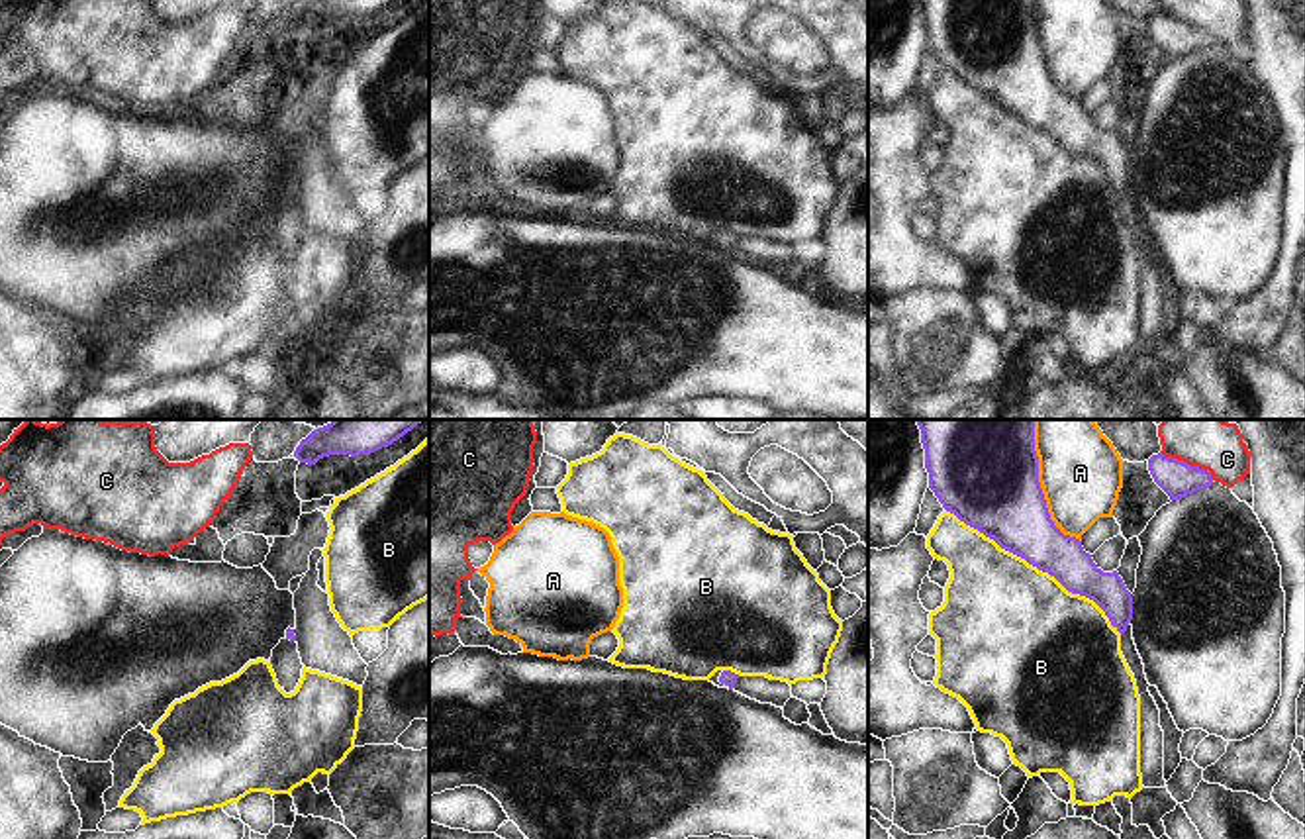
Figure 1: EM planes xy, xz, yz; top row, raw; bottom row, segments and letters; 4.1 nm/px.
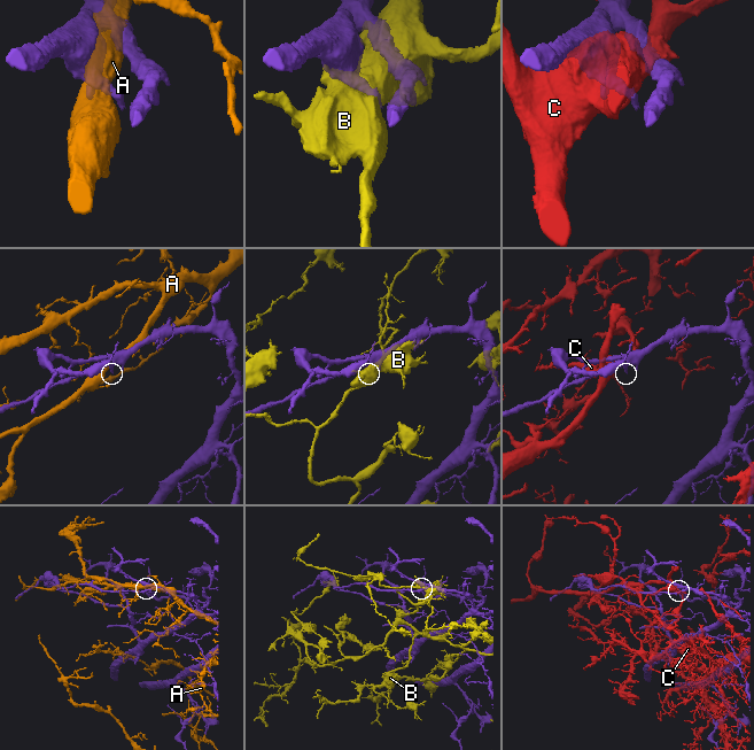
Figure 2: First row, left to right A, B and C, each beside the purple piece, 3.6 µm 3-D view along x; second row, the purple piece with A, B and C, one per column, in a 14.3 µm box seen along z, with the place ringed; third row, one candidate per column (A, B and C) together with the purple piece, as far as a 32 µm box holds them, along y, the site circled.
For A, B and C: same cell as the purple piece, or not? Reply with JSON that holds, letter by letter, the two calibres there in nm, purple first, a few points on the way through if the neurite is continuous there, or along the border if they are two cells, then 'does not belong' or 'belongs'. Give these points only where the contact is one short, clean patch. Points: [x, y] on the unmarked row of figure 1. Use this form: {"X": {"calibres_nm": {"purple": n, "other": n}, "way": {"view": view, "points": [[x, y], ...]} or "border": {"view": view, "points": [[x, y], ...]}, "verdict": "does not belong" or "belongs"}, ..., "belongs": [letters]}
{"A": {"calibres_nm": {"purple": 380, "other": 320}, "verdict": "does not belong"}, "B": {"calibres_nm": {"purple": 280, "other": 480}, "verdict": "does not belong"}, "C": {"calibres_nm": {"purple": 150, "other": 180}, "verdict": "does not belong"}, "belongs": []}

